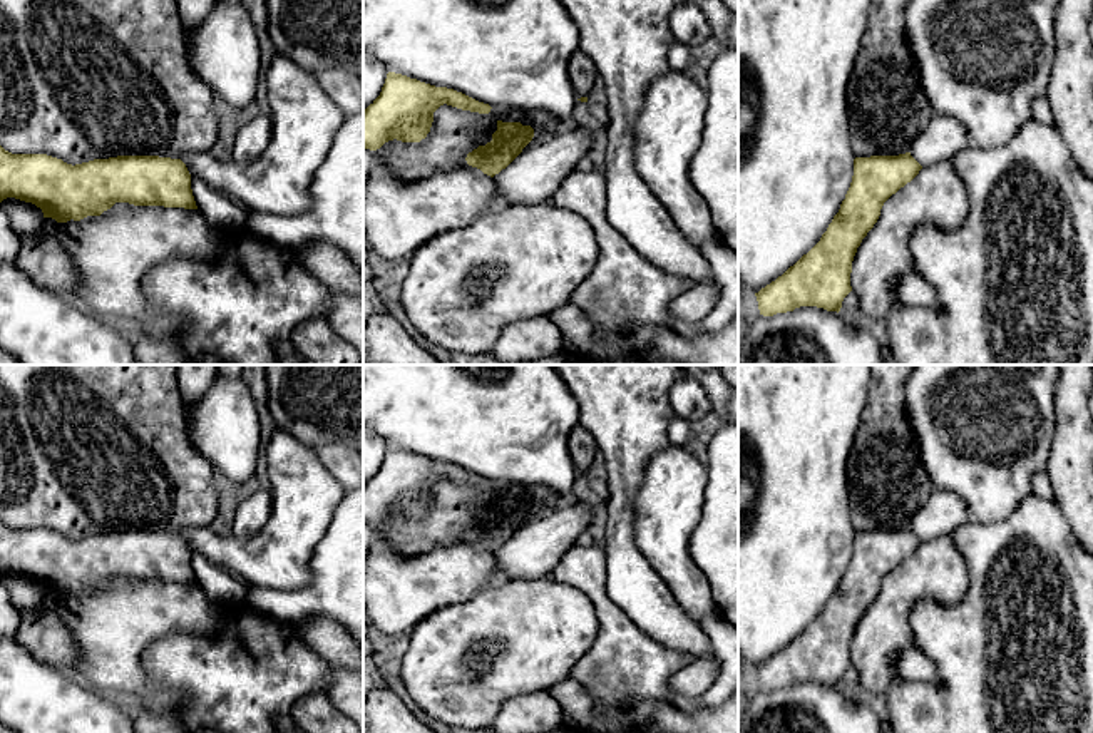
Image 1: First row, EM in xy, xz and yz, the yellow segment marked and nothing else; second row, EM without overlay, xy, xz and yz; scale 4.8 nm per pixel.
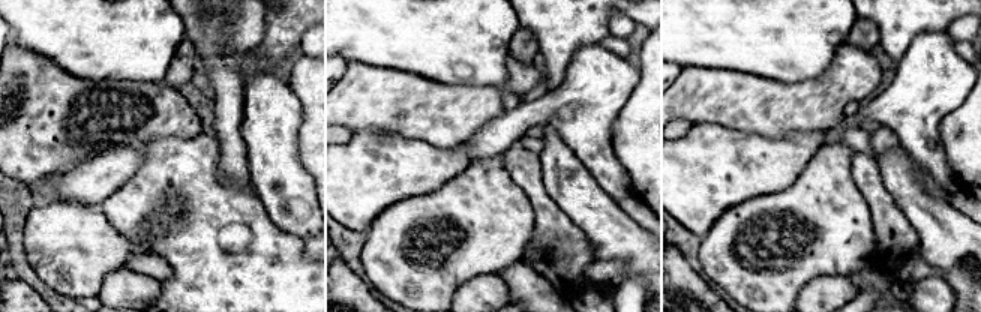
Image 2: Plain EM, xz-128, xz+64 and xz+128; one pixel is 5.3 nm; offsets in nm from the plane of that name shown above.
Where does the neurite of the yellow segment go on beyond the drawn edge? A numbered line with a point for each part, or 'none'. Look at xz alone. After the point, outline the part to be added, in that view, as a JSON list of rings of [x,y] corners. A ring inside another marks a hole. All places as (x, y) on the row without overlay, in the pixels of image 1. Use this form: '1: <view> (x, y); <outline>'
none

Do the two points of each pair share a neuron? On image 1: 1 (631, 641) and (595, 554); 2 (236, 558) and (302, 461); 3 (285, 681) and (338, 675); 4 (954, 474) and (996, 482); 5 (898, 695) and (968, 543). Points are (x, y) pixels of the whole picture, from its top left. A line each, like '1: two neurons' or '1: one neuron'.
1: one neuron
2: one neuron
3: two neurons
4: one neuron
5: one neuron

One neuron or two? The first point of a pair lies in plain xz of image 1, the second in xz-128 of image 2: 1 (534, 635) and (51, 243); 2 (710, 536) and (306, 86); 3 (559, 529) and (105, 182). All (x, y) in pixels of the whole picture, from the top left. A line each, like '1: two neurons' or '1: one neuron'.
1: one neuron
2: one neuron
3: one neuron

